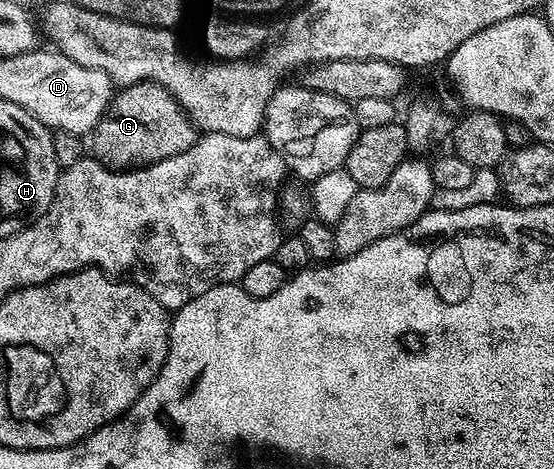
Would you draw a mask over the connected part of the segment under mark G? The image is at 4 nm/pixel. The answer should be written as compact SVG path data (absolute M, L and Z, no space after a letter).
M142 81L136 85L124 85L112 96L103 118L89 134L89 149L95 160L107 168L126 171L181 155L181 151L189 151L196 140L194 123L175 102L173 95L157 83Z

